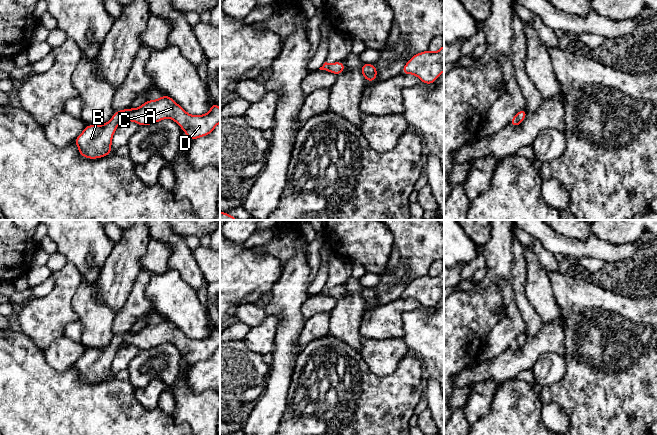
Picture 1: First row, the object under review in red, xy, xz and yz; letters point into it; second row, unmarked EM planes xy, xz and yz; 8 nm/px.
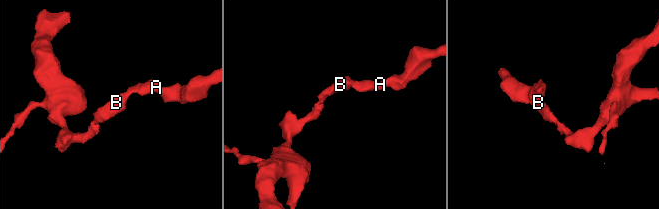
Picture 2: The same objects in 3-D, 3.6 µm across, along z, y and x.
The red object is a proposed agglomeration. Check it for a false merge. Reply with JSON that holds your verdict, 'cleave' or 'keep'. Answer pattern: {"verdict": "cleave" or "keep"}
{"verdict": "keep"}

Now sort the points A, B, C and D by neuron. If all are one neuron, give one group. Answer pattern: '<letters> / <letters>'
A B C D

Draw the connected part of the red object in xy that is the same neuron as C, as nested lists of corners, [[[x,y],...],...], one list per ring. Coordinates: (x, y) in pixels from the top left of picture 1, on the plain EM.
[[[165,319],[157,324],[145,325],[137,333],[127,332],[114,336],[112,343],[102,349],[86,349],[83,356],[75,363],[74,367],[79,372],[79,378],[89,383],[102,382],[112,376],[112,361],[118,349],[123,345],[134,345],[140,350],[151,349],[163,343],[170,342],[174,344],[182,354],[185,355],[190,365],[199,361],[210,359],[216,349],[220,347],[220,331],[214,326],[211,328],[210,335],[205,339],[189,339],[180,329],[178,329],[171,321]]]

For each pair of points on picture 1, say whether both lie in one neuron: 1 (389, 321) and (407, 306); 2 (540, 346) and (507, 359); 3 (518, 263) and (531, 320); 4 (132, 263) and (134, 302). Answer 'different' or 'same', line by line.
1: same
2: same
3: same
4: different

